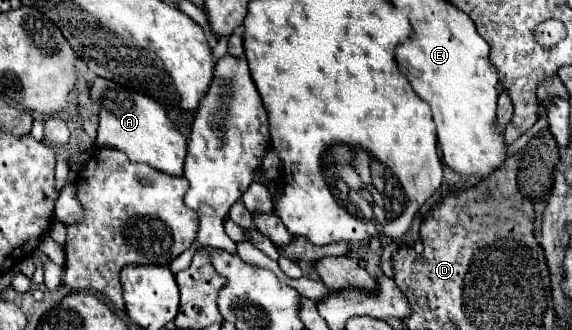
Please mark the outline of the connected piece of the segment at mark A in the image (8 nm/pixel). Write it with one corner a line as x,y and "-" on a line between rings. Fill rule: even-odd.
103,77
89,81
89,95
93,103
99,103
97,147
119,149
135,163
153,165
155,169
175,177
183,175
187,139
175,129
165,109
157,101

